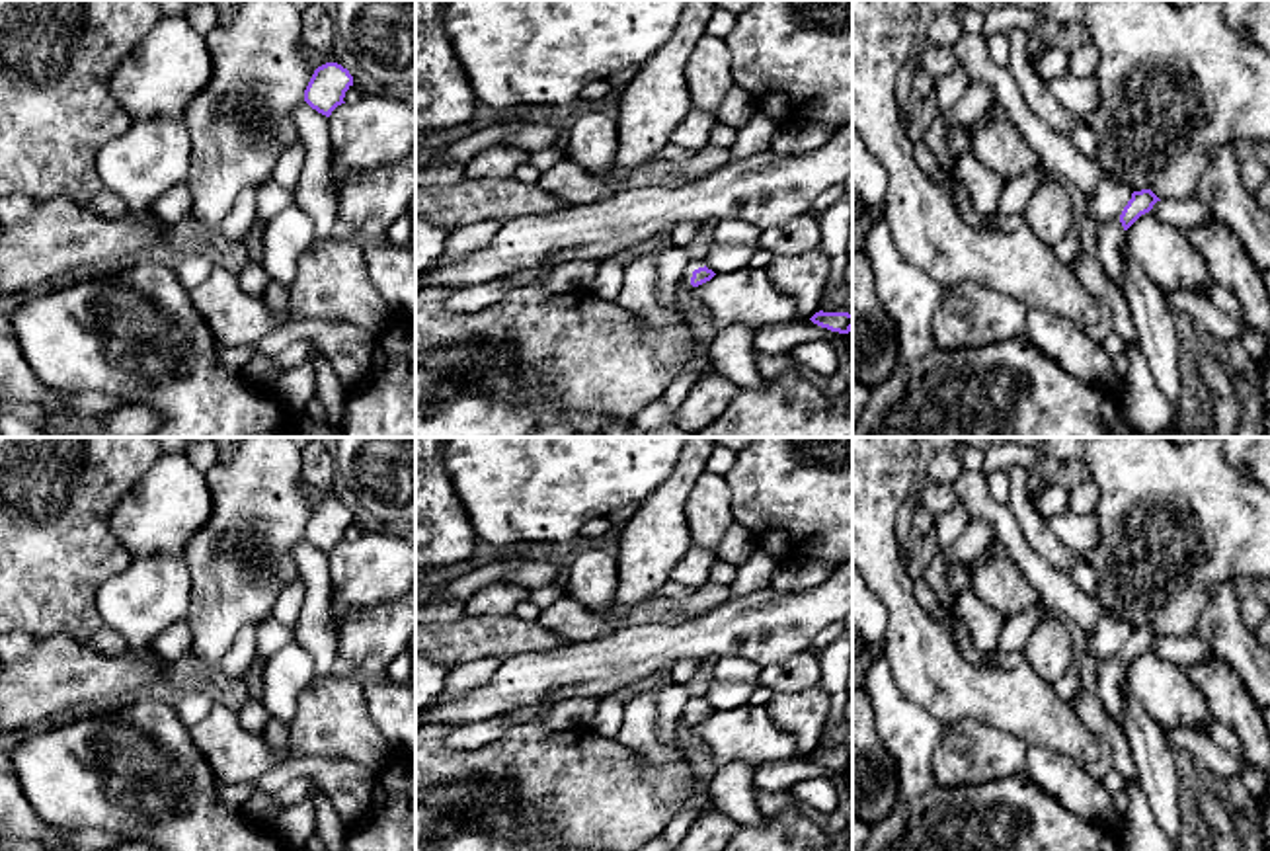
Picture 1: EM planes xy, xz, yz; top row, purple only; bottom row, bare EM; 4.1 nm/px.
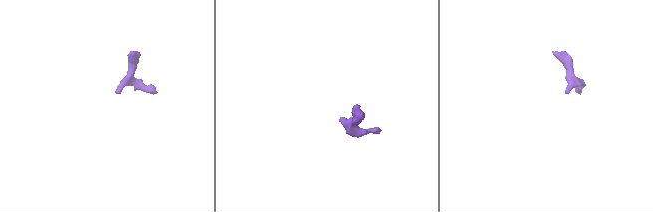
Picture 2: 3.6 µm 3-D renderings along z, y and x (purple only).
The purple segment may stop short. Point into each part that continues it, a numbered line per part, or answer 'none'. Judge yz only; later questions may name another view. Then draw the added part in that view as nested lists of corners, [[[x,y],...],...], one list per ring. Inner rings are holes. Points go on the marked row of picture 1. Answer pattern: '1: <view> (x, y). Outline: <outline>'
none

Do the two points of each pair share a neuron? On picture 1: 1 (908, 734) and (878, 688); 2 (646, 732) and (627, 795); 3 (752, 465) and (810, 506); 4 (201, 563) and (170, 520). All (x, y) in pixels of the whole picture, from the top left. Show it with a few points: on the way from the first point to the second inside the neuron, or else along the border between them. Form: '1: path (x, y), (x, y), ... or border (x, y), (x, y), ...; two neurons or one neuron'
1: path (900, 723), (886, 699); one neuron
2: border (617, 740), (644, 769), (668, 768), (683, 758); two neurons
3: path (765, 471), (777, 483), (796, 492); one neuron
4: border (213, 504), (211, 518), (190, 539), (184, 563); two neurons

